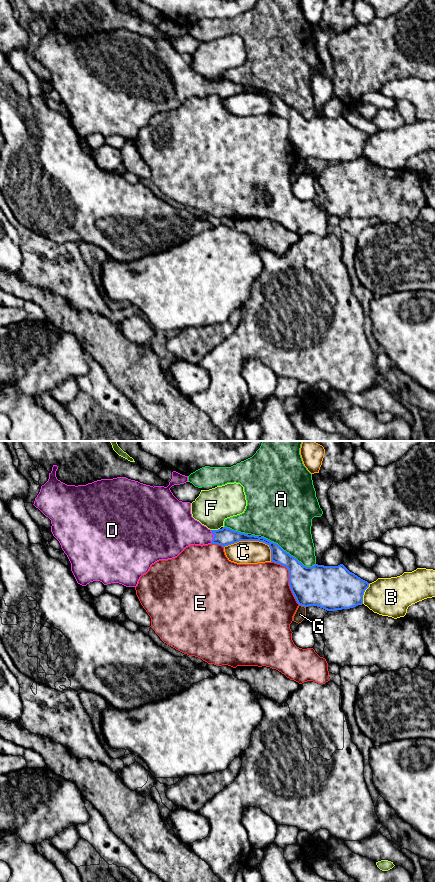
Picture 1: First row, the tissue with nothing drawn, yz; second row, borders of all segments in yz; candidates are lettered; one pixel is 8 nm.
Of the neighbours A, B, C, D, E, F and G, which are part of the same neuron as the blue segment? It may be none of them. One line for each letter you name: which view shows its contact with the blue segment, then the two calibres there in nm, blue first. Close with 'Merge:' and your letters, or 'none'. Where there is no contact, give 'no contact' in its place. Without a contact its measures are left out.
D: meets blue in yz; 140 nm thick on the blue side, 260 nm on the other
Merge: D

